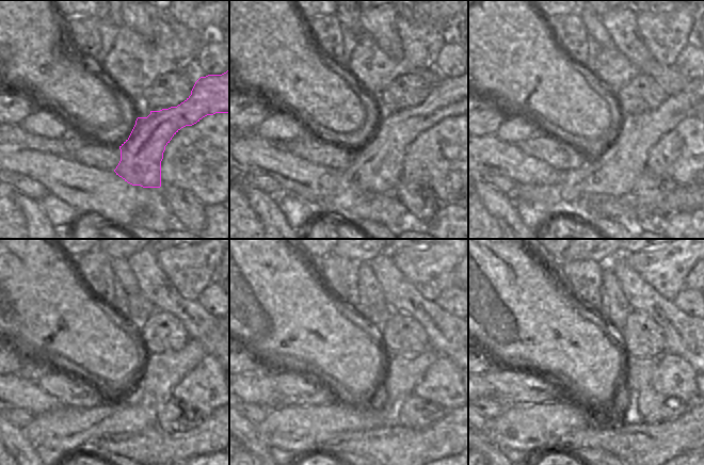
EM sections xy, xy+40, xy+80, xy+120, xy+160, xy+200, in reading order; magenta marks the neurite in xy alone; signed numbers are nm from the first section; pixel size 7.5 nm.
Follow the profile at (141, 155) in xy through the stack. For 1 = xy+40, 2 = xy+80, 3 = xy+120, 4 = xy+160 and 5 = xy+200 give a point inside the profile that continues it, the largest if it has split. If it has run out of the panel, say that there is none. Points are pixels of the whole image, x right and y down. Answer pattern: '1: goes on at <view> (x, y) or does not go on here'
1: goes on at xy+40 (377, 166)
2: goes on at xy+80 (614, 172)
3: goes on at xy+120 (67, 429)
4: goes on at xy+160 (299, 429)
5: goes on at xy+200 (529, 428)

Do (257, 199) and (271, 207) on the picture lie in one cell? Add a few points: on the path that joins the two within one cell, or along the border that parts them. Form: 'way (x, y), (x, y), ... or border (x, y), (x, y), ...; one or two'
way (260, 203), (268, 207); one

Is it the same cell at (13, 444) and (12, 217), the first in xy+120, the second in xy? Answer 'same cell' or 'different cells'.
different cells

